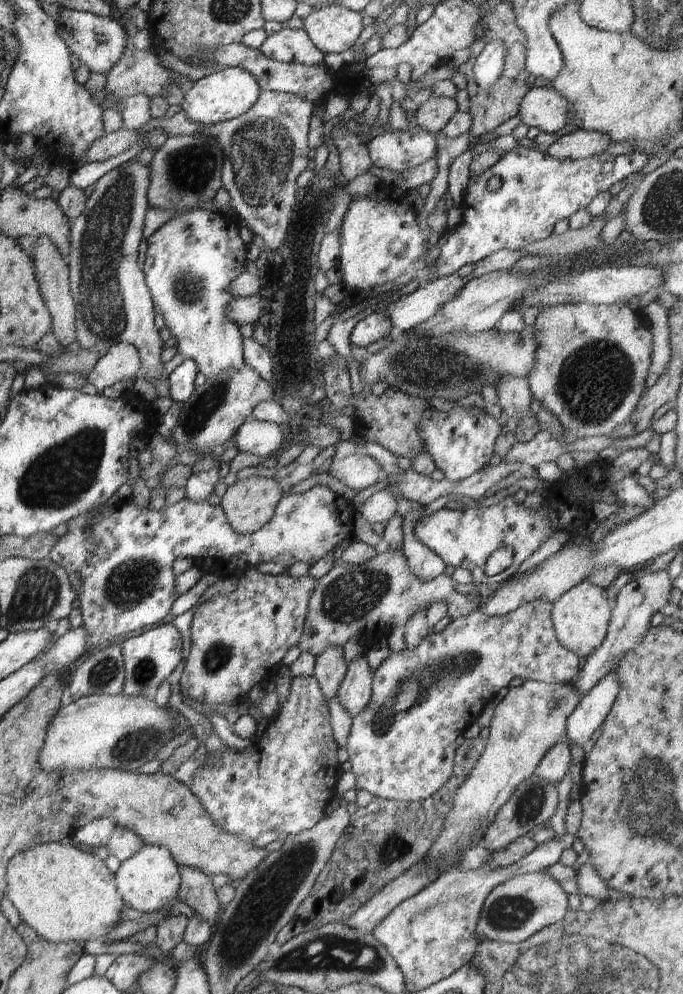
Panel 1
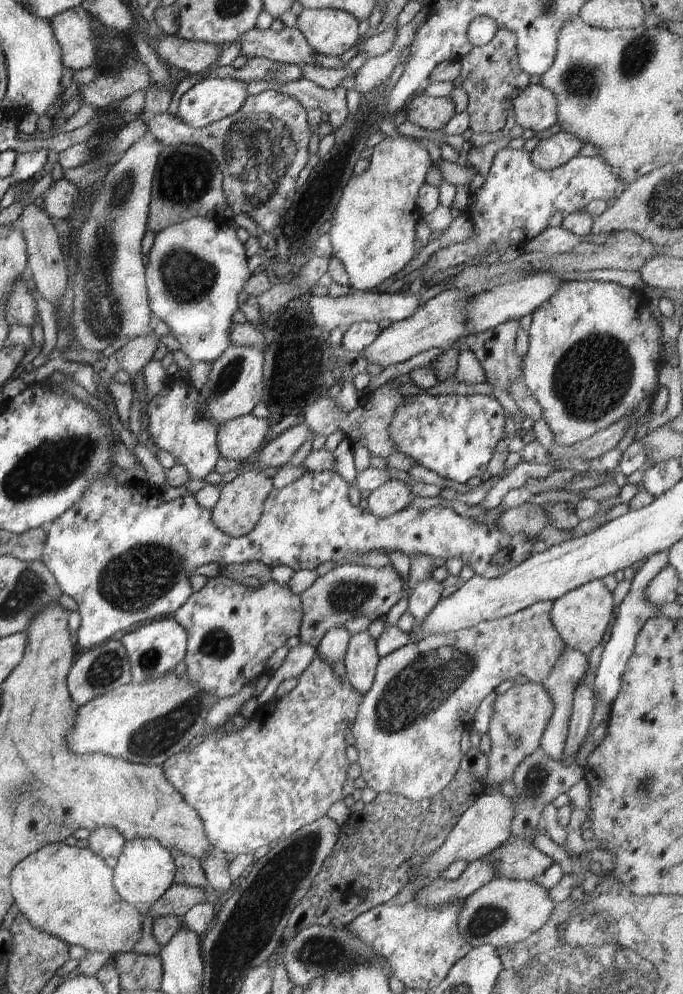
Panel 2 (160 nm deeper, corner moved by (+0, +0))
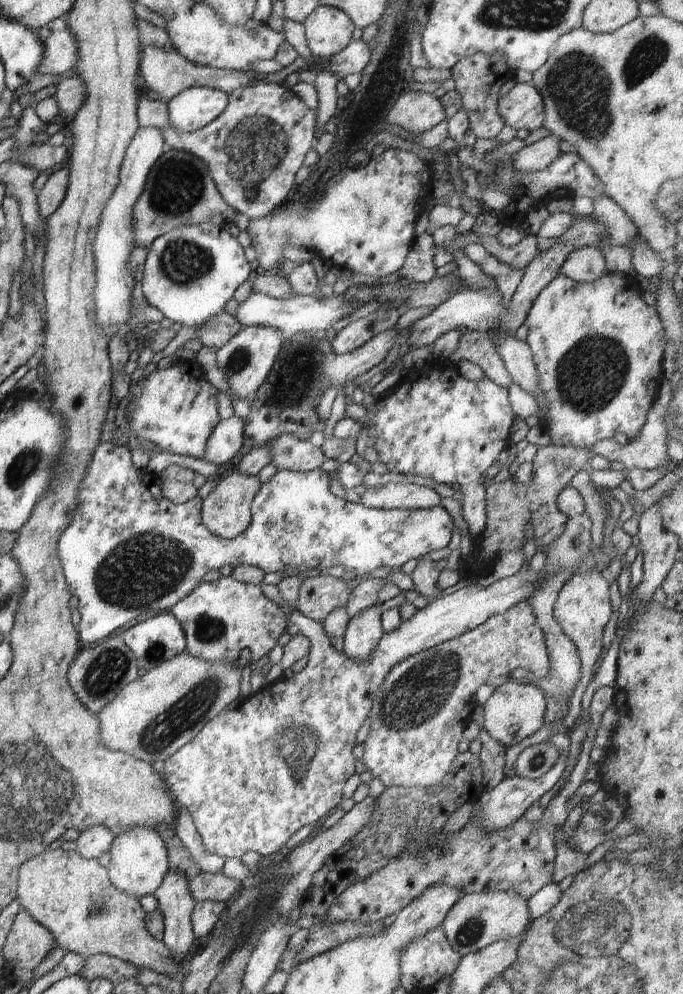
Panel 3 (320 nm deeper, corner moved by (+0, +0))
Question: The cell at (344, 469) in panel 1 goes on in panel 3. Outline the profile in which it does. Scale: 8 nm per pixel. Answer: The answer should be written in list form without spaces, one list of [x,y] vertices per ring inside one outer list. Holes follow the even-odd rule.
[[[291,431],[272,442],[272,463],[278,470],[310,472],[320,469],[326,460],[321,448],[297,439]]]

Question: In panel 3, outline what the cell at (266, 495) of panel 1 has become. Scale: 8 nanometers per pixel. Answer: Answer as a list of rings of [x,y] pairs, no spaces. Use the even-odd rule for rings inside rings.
[[[229,473],[226,478],[219,481],[218,486],[203,499],[201,509],[201,522],[206,529],[222,539],[234,539],[250,527],[252,518],[252,502],[262,488],[259,476],[248,474]]]

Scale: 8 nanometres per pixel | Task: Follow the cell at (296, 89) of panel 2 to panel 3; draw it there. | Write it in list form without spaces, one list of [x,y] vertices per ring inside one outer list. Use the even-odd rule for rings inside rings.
[[[143,46],[140,56],[139,74],[144,78],[148,89],[157,92],[161,100],[166,102],[172,100],[180,92],[198,86],[222,90],[230,95],[234,90],[264,83],[264,80],[260,79],[258,74],[256,76],[254,71],[238,72],[238,70],[214,69],[210,66],[192,64],[190,60],[186,60],[184,56],[181,56],[175,50],[162,50],[158,46]]]

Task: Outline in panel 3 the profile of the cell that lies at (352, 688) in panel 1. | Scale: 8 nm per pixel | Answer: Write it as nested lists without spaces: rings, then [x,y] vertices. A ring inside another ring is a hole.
[[[378,601],[348,622],[342,639],[343,652],[346,652],[346,656],[356,664],[370,660],[372,650],[378,646],[384,635],[381,624],[383,614],[380,610],[381,606],[382,603]]]

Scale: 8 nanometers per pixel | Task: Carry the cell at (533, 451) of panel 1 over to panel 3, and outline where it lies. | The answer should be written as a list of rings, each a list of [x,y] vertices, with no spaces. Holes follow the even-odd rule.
[[[388,483],[380,488],[369,488],[362,494],[360,498],[361,505],[382,510],[392,509],[430,509],[439,506],[441,497],[434,489],[426,488],[426,486],[419,486],[410,483]]]

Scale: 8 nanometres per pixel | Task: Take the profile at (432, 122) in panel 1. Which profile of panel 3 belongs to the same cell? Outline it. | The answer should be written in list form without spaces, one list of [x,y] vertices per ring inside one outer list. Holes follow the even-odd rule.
[[[406,92],[396,100],[386,120],[389,126],[394,124],[408,132],[422,134],[447,119],[440,100],[434,95]]]

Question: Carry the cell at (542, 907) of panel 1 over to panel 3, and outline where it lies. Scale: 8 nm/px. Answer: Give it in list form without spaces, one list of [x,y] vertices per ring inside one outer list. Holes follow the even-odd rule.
[[[492,890],[491,892],[464,894],[450,908],[441,926],[444,928],[444,934],[450,946],[462,958],[490,944],[504,942],[524,933],[532,922],[527,904],[528,902],[518,892]]]

